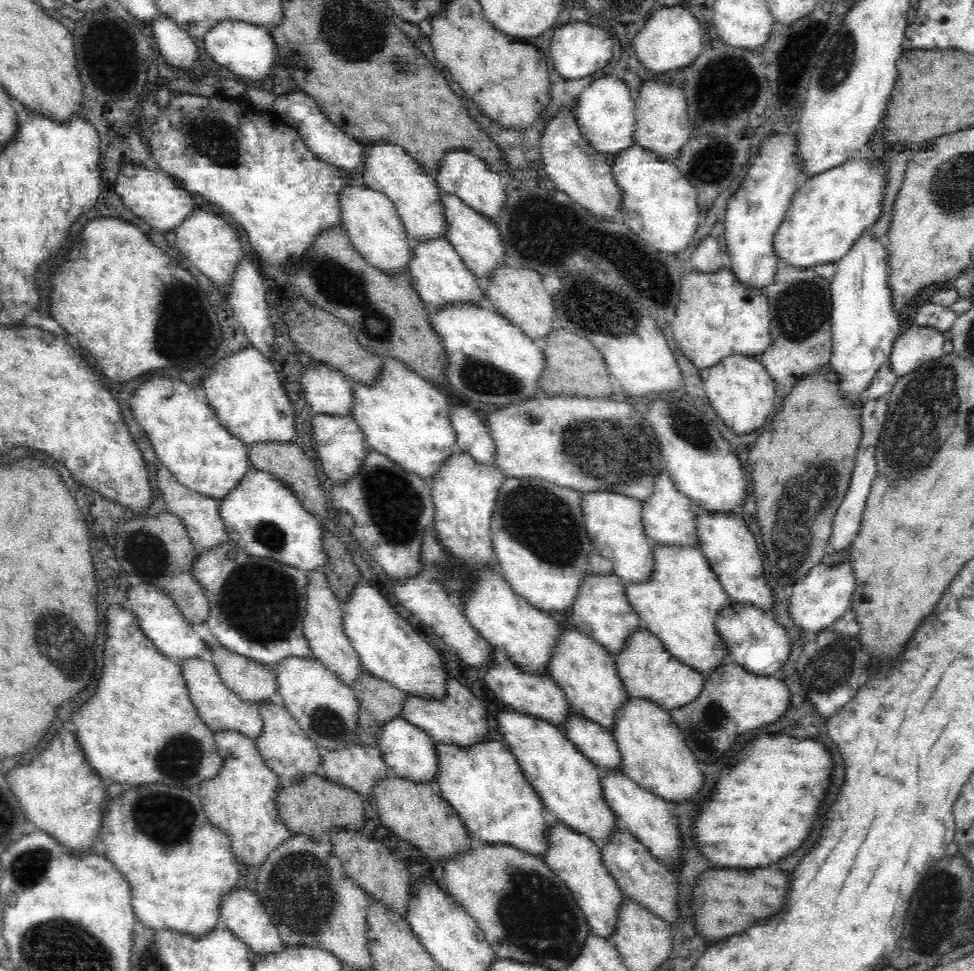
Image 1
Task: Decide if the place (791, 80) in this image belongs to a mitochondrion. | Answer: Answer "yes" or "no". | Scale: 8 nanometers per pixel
no

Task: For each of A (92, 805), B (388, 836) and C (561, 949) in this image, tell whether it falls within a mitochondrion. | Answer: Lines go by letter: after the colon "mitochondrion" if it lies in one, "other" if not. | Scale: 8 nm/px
A: other
B: other
C: mitochondrion

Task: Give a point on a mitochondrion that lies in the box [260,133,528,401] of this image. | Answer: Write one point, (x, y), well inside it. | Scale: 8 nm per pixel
(380, 326)

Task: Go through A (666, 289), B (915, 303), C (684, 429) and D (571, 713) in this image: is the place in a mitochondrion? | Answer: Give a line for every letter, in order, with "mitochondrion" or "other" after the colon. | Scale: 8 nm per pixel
A: other
B: other
C: mitochondrion
D: other

